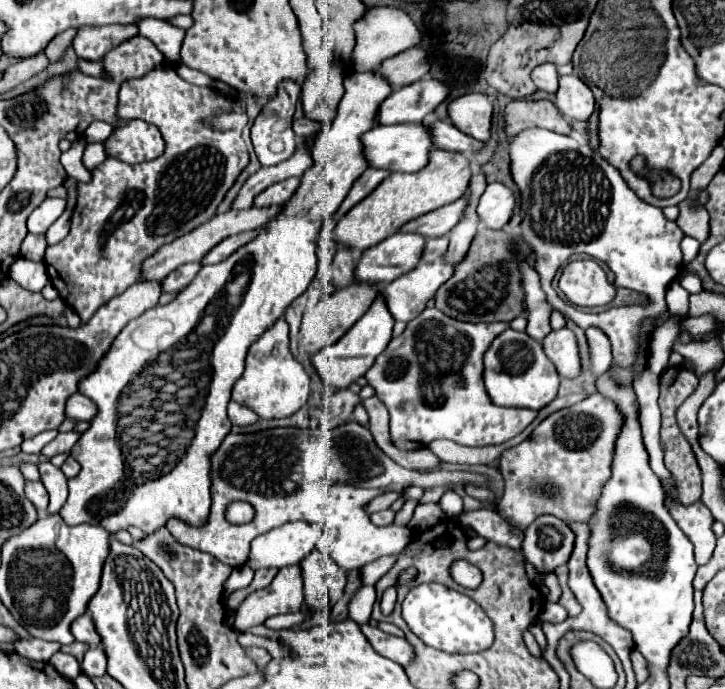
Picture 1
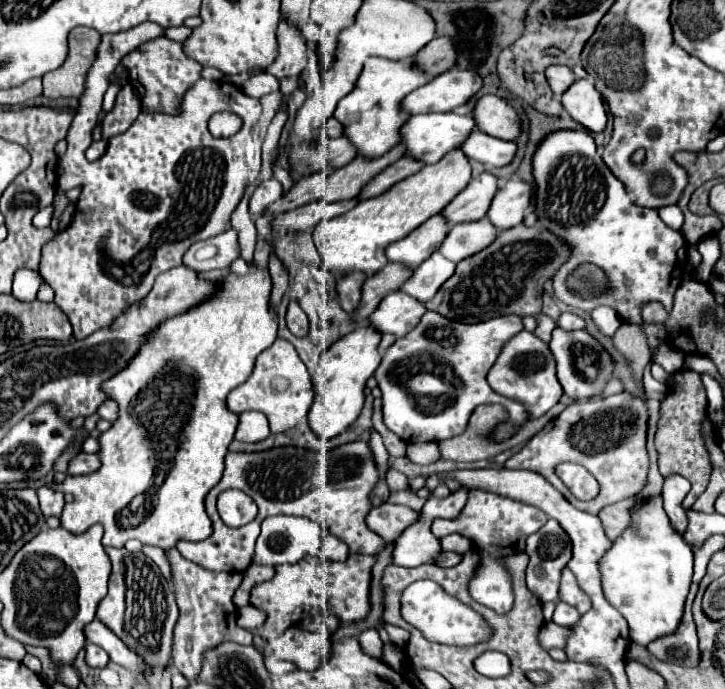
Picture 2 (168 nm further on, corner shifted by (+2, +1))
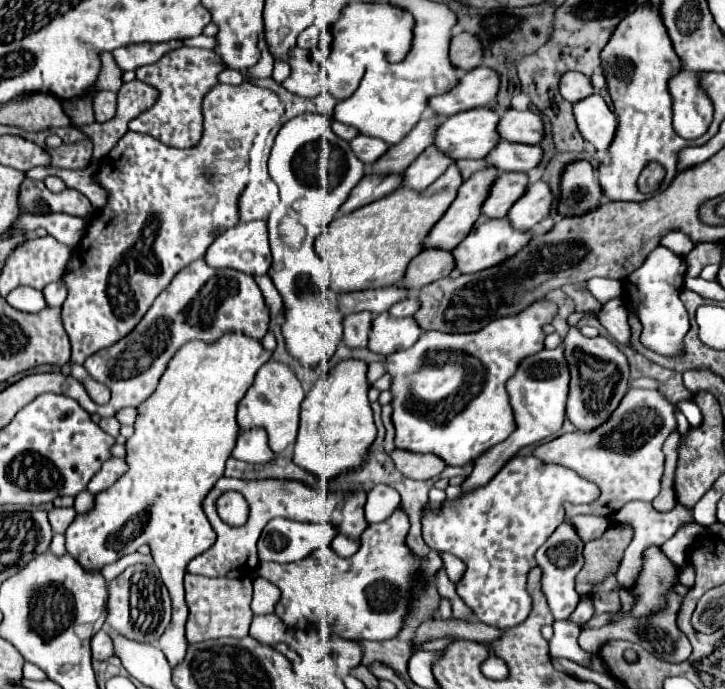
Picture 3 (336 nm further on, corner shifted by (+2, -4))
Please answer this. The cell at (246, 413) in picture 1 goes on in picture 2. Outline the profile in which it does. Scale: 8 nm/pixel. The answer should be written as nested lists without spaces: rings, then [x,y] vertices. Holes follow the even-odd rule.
[[[245,411],[239,415],[239,427],[235,433],[237,441],[259,443],[271,435],[269,421],[259,411]]]

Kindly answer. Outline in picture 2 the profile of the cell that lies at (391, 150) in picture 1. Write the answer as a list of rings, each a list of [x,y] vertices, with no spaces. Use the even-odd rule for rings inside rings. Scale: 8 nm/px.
[[[417,113],[413,115],[401,129],[403,143],[407,147],[407,157],[423,159],[423,163],[431,165],[437,163],[445,153],[453,149],[461,149],[461,143],[465,143],[465,137],[473,133],[475,119],[471,115],[457,115],[457,113]],[[427,114],[427,115],[420,115]]]

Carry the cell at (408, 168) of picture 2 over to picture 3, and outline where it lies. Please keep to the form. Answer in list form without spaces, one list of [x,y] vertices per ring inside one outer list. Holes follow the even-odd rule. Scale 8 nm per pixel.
[[[429,146],[427,150],[423,150],[415,162],[409,164],[409,168],[401,174],[403,186],[409,186],[411,190],[425,190],[433,180],[437,180],[437,176],[441,176],[441,172],[445,172],[445,168],[451,164],[453,160],[449,156],[445,156],[443,152],[439,152],[435,146]]]

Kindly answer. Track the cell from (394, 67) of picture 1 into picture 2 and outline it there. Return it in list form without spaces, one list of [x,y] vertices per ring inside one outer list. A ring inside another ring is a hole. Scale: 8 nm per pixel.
[[[437,37],[431,43],[427,43],[423,47],[423,51],[419,51],[413,59],[417,63],[421,63],[419,67],[423,67],[423,71],[429,77],[437,77],[437,75],[449,71],[455,65],[457,49],[453,47],[453,39]]]

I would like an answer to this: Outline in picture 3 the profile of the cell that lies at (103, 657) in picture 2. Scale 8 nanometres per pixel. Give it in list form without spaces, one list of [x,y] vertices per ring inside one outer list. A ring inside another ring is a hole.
[[[101,630],[91,640],[93,660],[109,660],[113,656],[113,644],[109,644],[109,636]]]

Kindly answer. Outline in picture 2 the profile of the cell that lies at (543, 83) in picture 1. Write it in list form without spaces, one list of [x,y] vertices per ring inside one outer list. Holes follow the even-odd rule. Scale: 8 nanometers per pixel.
[[[551,65],[551,67],[547,69],[547,79],[549,79],[549,85],[551,85],[553,93],[555,93],[557,97],[561,97],[563,91],[569,87],[569,83],[575,81],[575,75],[573,75],[573,71],[571,71],[569,67],[565,67],[565,65]]]

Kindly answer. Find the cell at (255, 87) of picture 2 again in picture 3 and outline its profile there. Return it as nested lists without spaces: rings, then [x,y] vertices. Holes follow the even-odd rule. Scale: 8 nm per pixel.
[[[293,48],[287,63],[291,67],[291,76],[281,84],[285,90],[301,98],[315,98],[323,92],[323,72],[307,50]]]

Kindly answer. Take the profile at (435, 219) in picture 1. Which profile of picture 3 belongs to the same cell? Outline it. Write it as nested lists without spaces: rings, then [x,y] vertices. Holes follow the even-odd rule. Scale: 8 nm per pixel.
[[[501,172],[497,180],[489,188],[489,196],[481,204],[481,214],[489,218],[503,218],[505,212],[513,206],[513,200],[525,192],[525,184],[529,182],[527,174],[521,172]]]

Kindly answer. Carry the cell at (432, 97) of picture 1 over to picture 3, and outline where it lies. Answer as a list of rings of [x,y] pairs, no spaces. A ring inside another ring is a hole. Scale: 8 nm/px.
[[[477,66],[471,72],[467,72],[453,90],[429,98],[429,108],[441,116],[453,116],[457,112],[489,106],[495,102],[499,90],[499,76],[491,68]]]

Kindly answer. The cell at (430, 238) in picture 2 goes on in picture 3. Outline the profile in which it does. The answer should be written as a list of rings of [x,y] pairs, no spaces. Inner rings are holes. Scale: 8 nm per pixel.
[[[495,168],[481,170],[465,180],[457,192],[457,198],[451,202],[441,220],[431,228],[429,236],[423,242],[423,250],[453,250],[471,230],[473,222],[479,218],[481,200],[489,192],[489,184],[497,178]]]

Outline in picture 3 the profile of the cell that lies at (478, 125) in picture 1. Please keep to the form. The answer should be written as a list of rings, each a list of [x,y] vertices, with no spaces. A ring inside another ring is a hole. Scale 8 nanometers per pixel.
[[[509,108],[501,114],[497,124],[497,134],[501,140],[519,144],[539,144],[543,138],[541,116],[533,110],[513,110]]]

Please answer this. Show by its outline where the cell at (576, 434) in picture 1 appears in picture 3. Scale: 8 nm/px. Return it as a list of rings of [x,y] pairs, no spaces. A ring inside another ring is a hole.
[[[629,390],[623,396],[617,410],[601,426],[589,432],[567,432],[559,438],[543,442],[533,450],[533,456],[541,462],[573,468],[577,474],[585,476],[587,480],[599,486],[601,496],[593,504],[563,504],[567,516],[613,516],[613,512],[617,512],[631,500],[651,502],[659,494],[659,482],[663,476],[665,462],[661,446],[675,426],[675,404],[667,402],[657,390]]]

